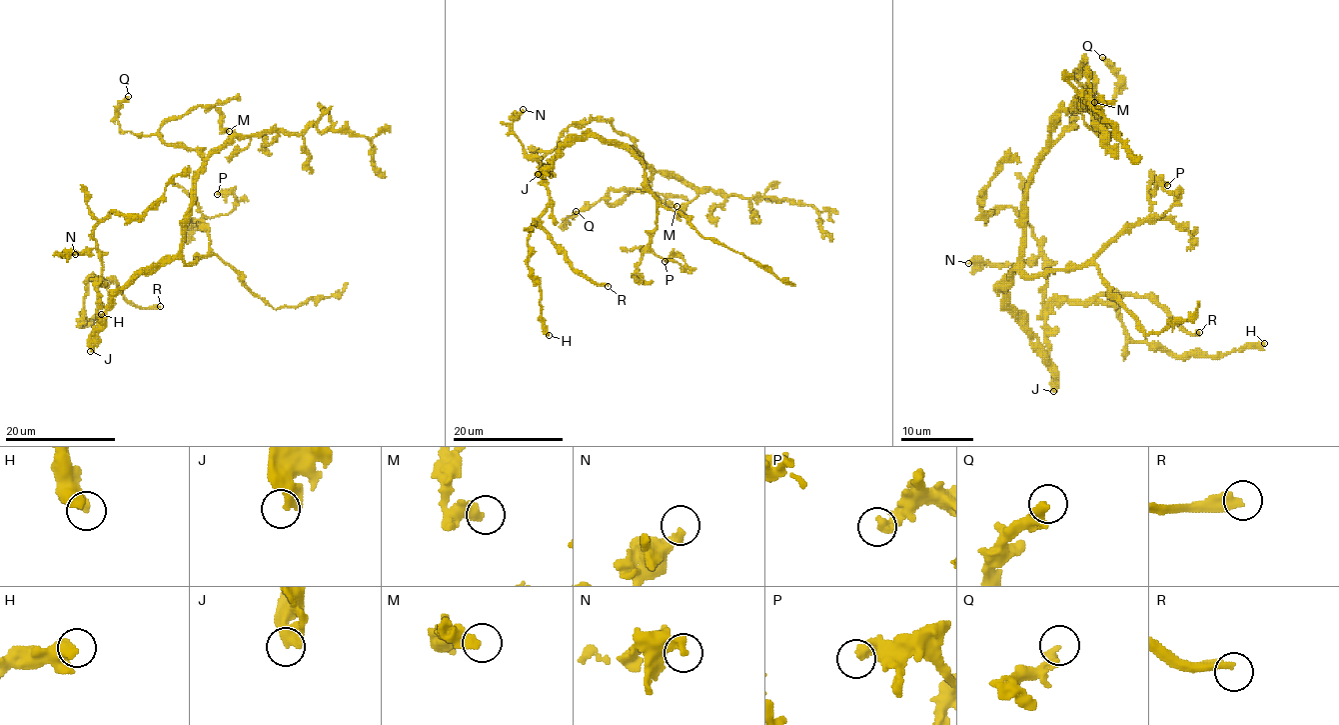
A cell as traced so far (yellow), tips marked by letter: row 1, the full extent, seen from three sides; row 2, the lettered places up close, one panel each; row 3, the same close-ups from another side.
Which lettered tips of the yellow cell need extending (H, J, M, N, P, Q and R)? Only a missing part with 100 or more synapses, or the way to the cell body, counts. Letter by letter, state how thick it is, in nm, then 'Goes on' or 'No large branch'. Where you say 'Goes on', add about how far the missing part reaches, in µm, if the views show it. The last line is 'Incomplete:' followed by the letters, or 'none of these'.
H: Thickness 340 nm. No large branch
J: Thickness 440 nm. No large branch
M: Thickness 400 nm. No large branch
N: Thickness 320 nm. No large branch
P: Thickness 380 nm. No large branch
Q: Thickness 320 nm. No large branch
R: Thickness 400 nm. Goes on. Missing length about 25 µm
Incomplete: R

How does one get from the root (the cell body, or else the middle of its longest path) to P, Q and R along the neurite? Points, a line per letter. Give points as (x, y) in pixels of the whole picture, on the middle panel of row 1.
P: (618, 144), (643, 164), (645, 188), (656, 200), (651, 248), (684, 265), (679, 257), (665, 261)
Q: (618, 144), (643, 157), (651, 170), (647, 186), (643, 190), (611, 190), (564, 224), (576, 211)
R: (618, 144), (600, 137), (567, 141), (545, 171), (549, 206), (541, 218), (541, 226), (568, 262), (608, 286)

